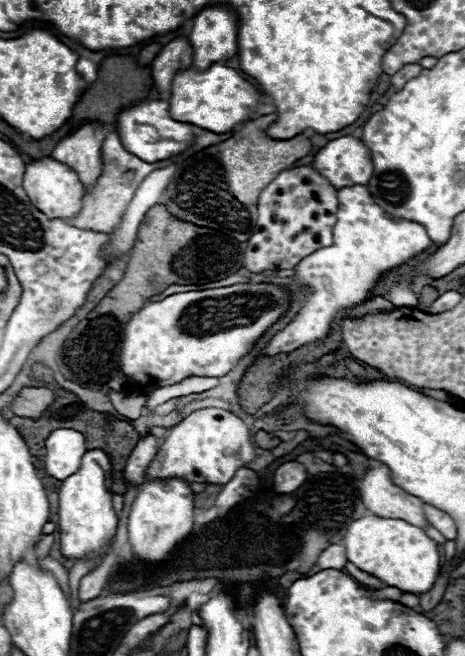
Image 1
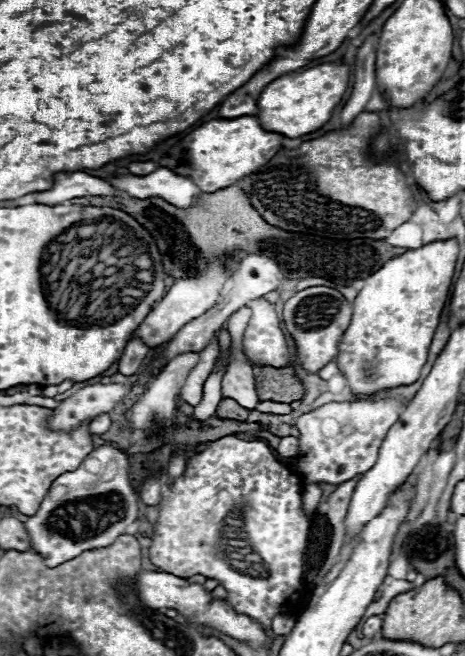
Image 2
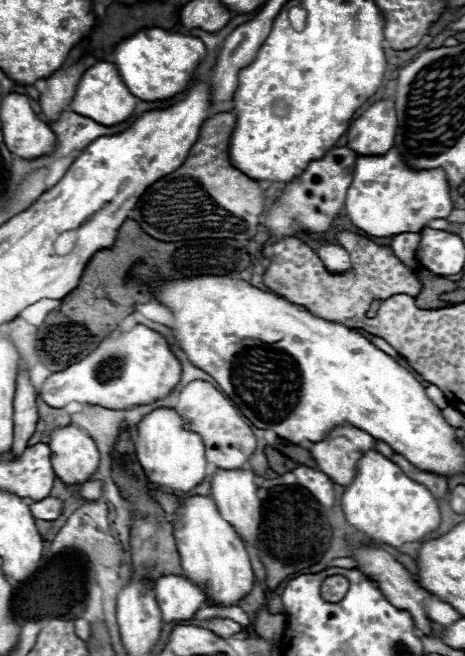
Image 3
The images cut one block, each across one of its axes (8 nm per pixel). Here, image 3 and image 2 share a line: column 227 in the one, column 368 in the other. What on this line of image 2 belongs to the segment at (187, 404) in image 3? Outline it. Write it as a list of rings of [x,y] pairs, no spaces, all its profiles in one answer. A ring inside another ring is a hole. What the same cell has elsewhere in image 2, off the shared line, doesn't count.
[[[368,396],[368,398],[352,398],[346,402],[328,402],[308,414],[302,414],[296,420],[296,428],[300,430],[298,438],[298,472],[306,482],[316,482],[316,484],[342,484],[374,466],[378,458],[378,448],[382,440],[386,438],[390,426],[398,422],[400,412],[404,410],[404,402],[398,398],[380,398],[380,396]]]

